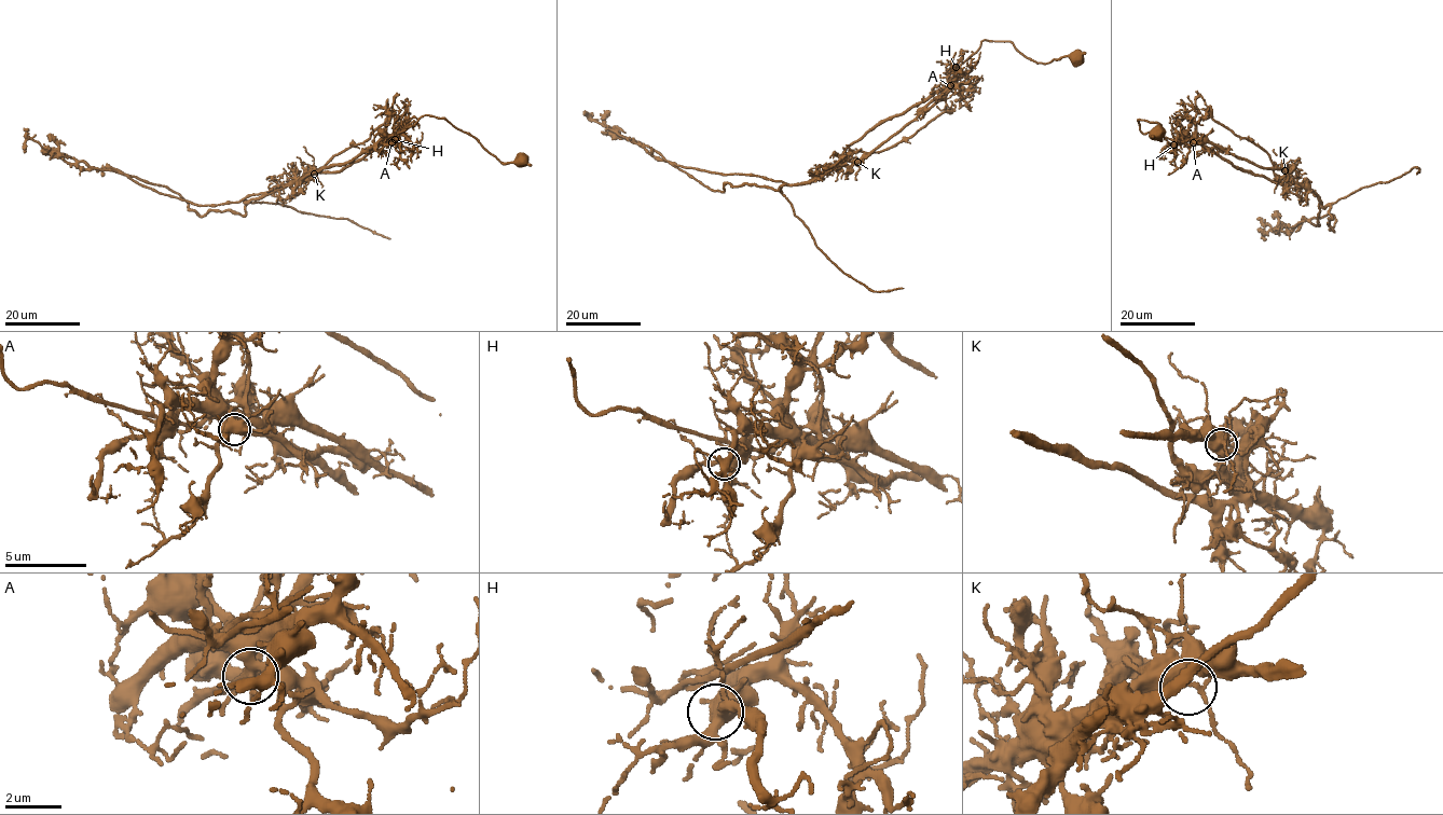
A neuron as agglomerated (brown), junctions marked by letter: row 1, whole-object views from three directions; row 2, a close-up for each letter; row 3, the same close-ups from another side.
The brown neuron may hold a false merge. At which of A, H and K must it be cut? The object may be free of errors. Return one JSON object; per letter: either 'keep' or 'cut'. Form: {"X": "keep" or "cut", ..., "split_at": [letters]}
{"A": "cut", "H": "keep", "K": "keep", "split_at": ["A"]}

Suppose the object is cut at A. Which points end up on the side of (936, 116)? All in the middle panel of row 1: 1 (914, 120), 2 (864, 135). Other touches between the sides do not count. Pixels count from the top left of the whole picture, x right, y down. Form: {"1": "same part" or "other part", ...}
{"1": "same part", "2": "other part"}

